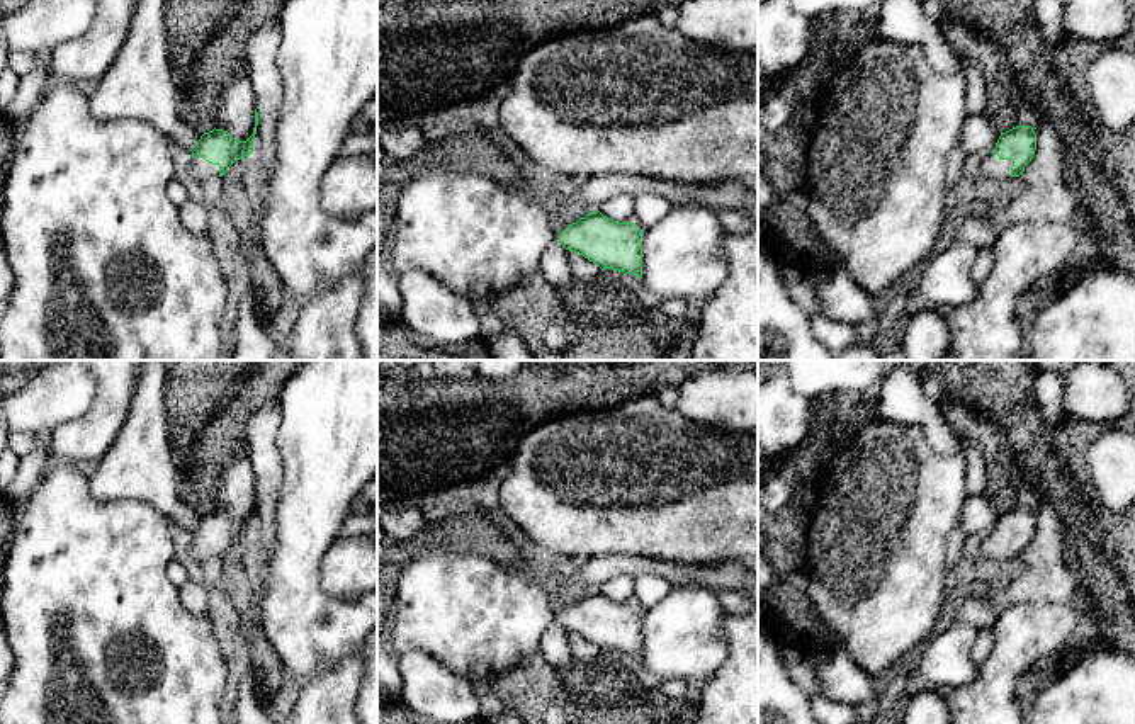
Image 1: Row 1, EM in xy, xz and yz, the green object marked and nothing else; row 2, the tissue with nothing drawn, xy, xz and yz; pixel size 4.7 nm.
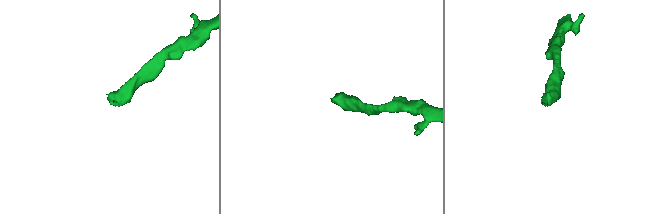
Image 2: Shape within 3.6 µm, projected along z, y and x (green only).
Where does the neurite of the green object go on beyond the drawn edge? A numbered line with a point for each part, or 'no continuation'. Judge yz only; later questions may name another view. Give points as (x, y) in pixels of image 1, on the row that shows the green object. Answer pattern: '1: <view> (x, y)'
1: yz (991, 169)

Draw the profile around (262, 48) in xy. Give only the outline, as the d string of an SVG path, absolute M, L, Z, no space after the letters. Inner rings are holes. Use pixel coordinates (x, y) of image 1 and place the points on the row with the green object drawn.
M265 20L250 36L246 46L248 80L253 87L258 126L253 141L253 155L260 163L263 182L270 180L275 163L275 127L279 105L284 95L282 80L277 68L277 51L280 44L279 20Z

